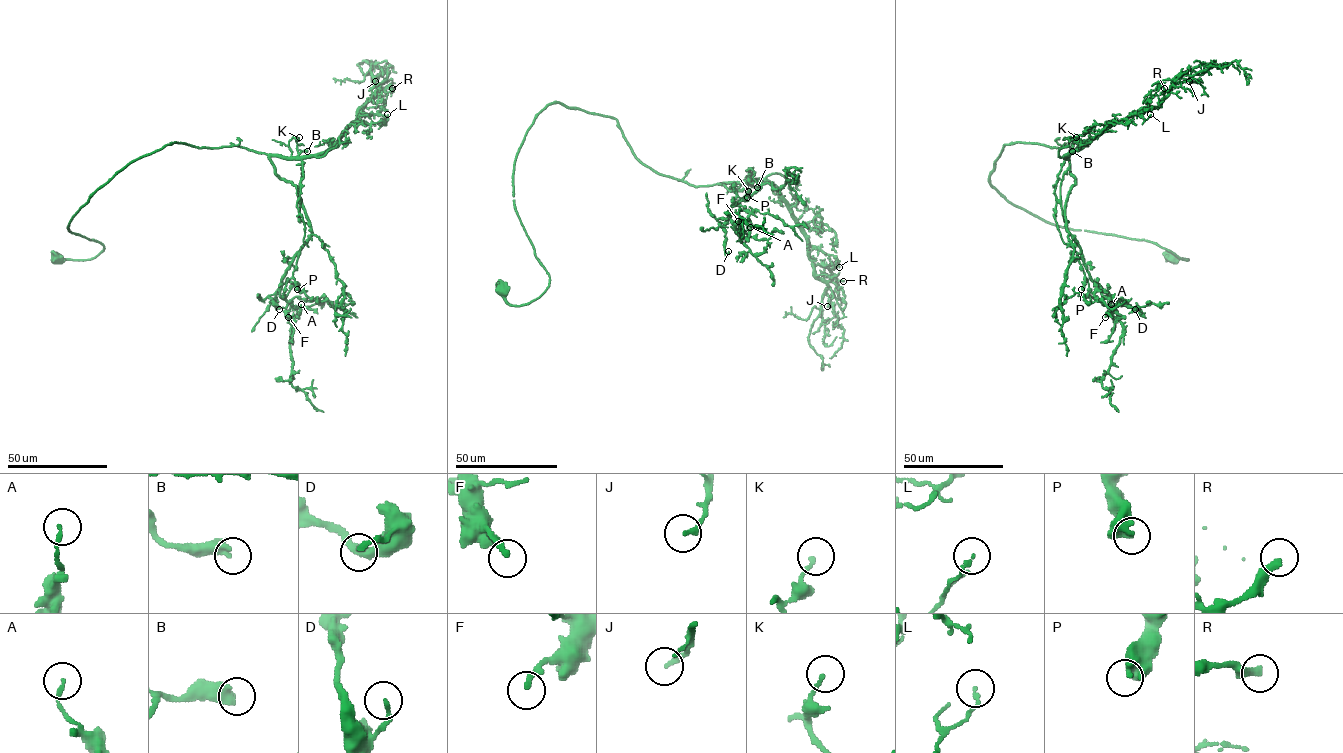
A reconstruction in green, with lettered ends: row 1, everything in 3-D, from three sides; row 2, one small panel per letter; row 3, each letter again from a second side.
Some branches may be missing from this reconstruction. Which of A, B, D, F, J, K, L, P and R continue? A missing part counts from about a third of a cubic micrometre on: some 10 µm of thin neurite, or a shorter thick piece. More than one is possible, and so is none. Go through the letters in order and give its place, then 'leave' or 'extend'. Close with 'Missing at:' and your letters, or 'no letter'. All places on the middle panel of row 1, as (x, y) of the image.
A: (750, 227) | leave
B: (757, 187) | leave
D: (728, 251) | leave
F: (738, 221) | leave
J: (827, 306) | leave
K: (748, 191) | leave
L: (839, 267) | leave
P: (747, 197) | leave
R: (843, 281) | leave
Missing at: no letter

